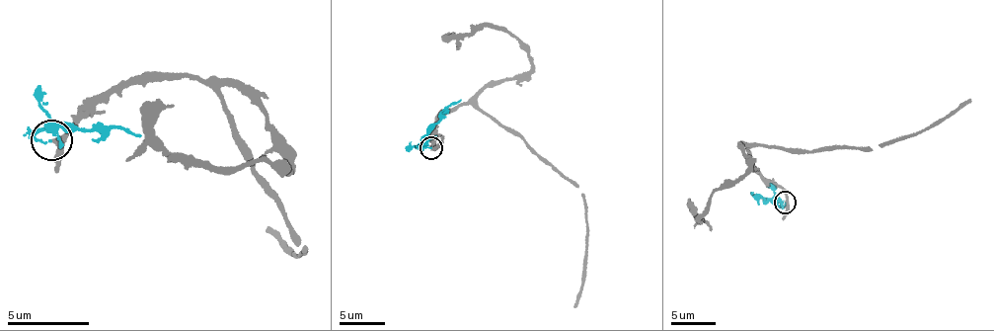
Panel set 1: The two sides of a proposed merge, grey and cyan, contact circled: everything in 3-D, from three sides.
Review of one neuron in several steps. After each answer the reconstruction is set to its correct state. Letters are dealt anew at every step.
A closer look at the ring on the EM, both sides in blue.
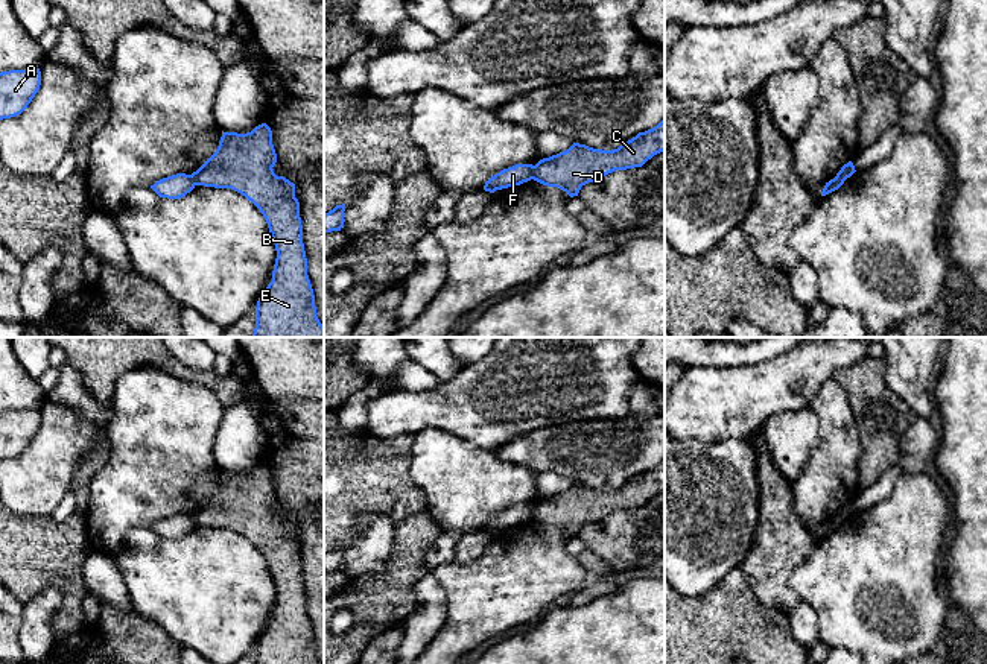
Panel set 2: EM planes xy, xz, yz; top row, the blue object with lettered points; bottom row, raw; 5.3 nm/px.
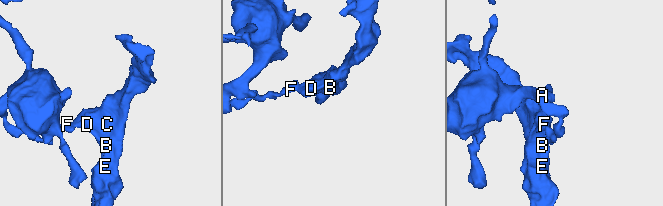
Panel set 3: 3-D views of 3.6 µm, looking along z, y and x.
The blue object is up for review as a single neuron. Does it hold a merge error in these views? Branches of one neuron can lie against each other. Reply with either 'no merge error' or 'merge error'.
merge error

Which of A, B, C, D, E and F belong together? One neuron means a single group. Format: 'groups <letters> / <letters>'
groups A F / B C D E

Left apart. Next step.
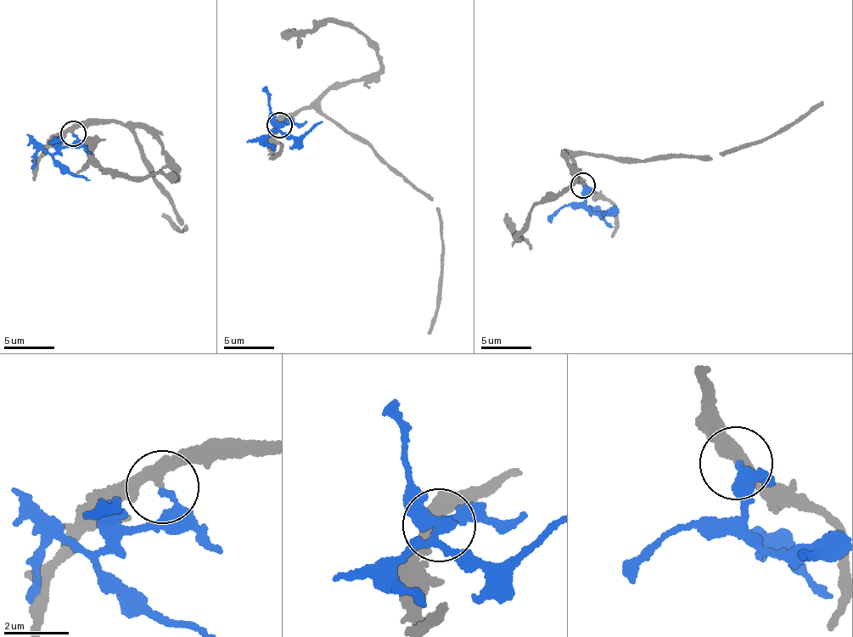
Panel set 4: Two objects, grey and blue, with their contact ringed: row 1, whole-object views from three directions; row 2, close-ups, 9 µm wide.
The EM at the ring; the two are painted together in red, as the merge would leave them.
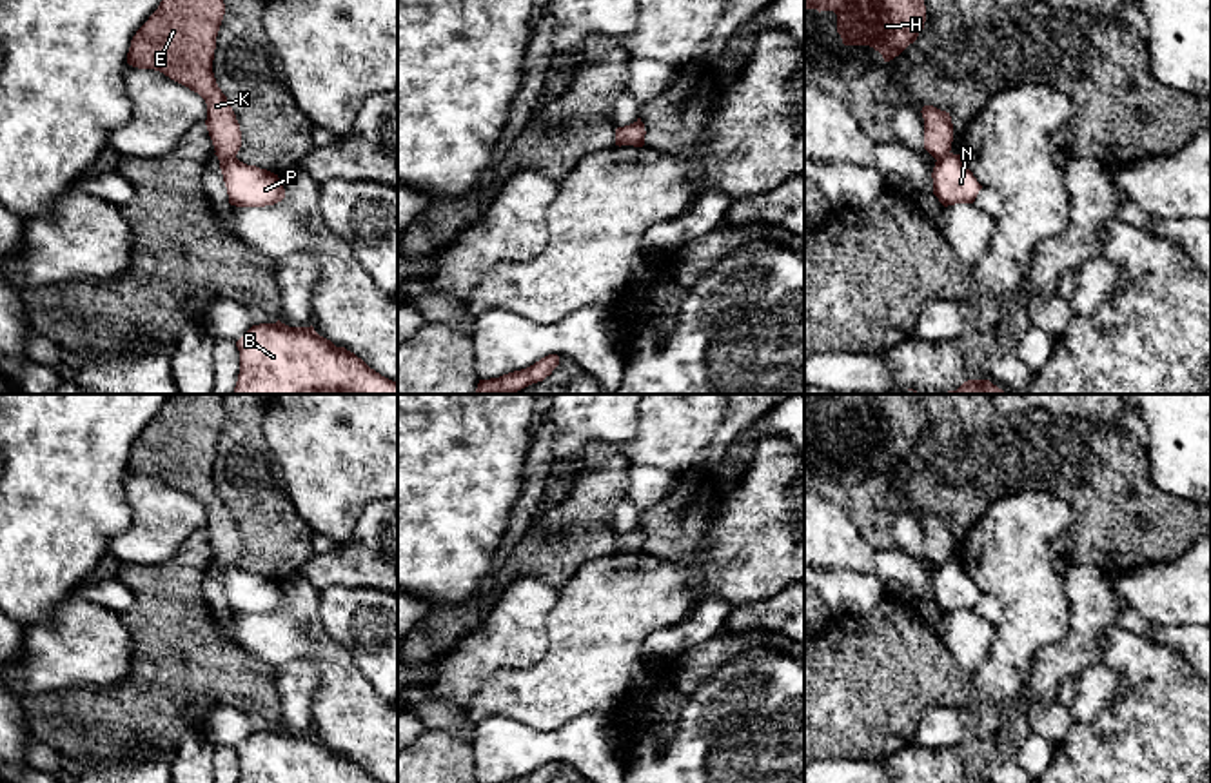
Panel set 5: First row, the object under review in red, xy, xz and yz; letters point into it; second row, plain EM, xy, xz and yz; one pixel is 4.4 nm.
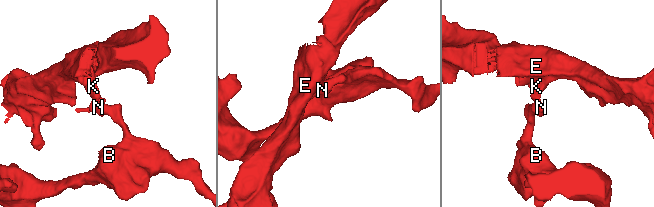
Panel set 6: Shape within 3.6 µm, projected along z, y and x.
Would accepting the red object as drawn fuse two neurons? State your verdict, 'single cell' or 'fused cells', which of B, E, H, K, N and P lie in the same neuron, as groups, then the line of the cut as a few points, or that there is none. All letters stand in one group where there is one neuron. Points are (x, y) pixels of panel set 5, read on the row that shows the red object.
fused cells; groups B N P / E H K; cut xy (216, 151), (235, 157)

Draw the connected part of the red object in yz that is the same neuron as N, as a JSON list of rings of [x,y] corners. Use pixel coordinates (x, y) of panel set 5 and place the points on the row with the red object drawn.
[[[948,153],[935,162],[933,194],[948,207],[955,203],[973,203],[982,185],[968,169],[960,154]]]

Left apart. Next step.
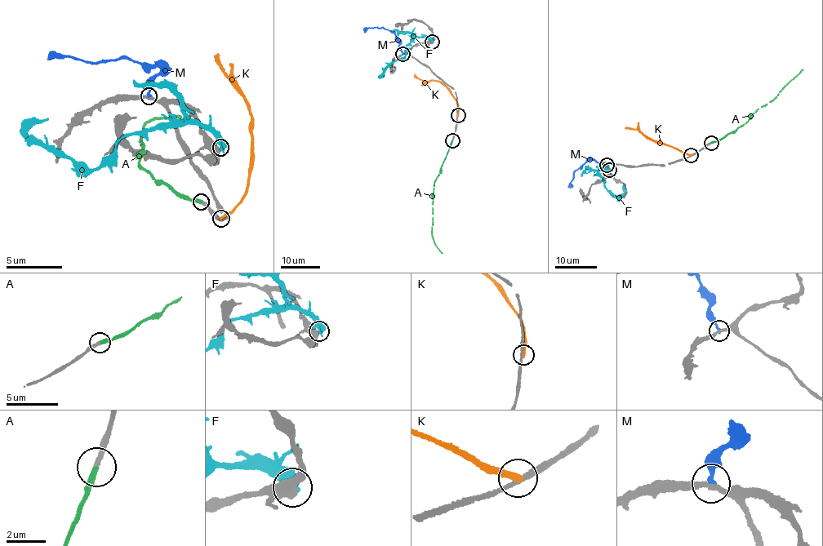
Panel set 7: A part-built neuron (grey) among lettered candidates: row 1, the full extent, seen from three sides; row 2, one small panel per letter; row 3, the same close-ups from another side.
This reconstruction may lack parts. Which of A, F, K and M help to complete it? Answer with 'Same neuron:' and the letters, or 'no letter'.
Same neuron: A

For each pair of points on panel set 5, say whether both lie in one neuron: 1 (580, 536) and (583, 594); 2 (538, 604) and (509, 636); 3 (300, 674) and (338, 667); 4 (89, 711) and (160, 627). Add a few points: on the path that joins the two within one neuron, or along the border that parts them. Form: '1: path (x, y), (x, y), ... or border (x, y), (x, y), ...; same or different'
1: border (616, 553), (587, 562), (560, 589); different
2: path (531, 611), (516, 629); same
3: border (276, 665), (315, 665), (313, 713); different
4: path (115, 705), (160, 660), (160, 653); same

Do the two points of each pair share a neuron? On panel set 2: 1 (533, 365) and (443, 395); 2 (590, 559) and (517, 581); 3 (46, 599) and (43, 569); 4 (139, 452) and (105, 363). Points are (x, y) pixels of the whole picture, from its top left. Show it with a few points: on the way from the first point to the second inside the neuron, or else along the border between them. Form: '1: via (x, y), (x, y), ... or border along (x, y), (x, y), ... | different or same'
1: via (510, 388), (502, 395), (466, 395) | same
2: border along (575, 558), (590, 578) | different
3: border along (63, 599), (55, 590), (43, 590), (25, 607) | different
4: border along (143, 365), (128, 369), (119, 377), (110, 400) | different

